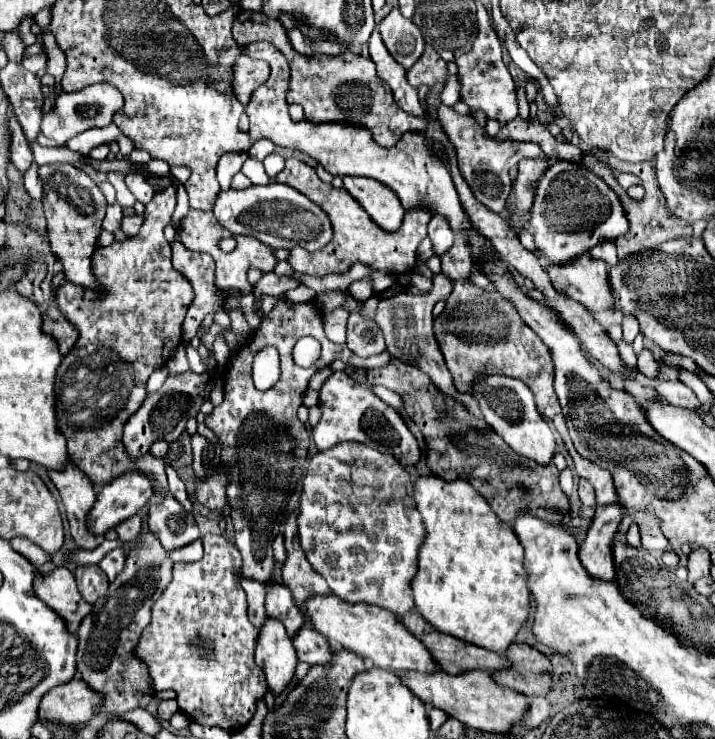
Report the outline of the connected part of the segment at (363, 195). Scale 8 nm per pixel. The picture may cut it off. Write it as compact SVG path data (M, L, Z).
M343 177L345 189L369 213L369 217L385 231L397 231L403 223L405 209L397 203L397 195L383 183L361 177Z

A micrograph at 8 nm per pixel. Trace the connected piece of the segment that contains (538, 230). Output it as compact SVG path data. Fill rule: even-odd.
M549 163L541 181L535 183L535 199L529 209L529 229L535 237L537 257L549 265L565 265L591 247L613 241L627 233L629 221L617 195L581 163Z

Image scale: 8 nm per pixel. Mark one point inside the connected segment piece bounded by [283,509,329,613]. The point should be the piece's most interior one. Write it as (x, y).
(297, 575)

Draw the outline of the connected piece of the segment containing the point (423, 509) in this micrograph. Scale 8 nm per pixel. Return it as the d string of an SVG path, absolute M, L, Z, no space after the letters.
M421 475L415 479L415 503L425 523L425 539L419 547L417 573L411 581L415 609L439 631L457 635L477 647L505 651L529 615L531 595L527 591L527 573L523 569L523 547L515 531L497 519L481 493L461 481L445 481L439 475Z

